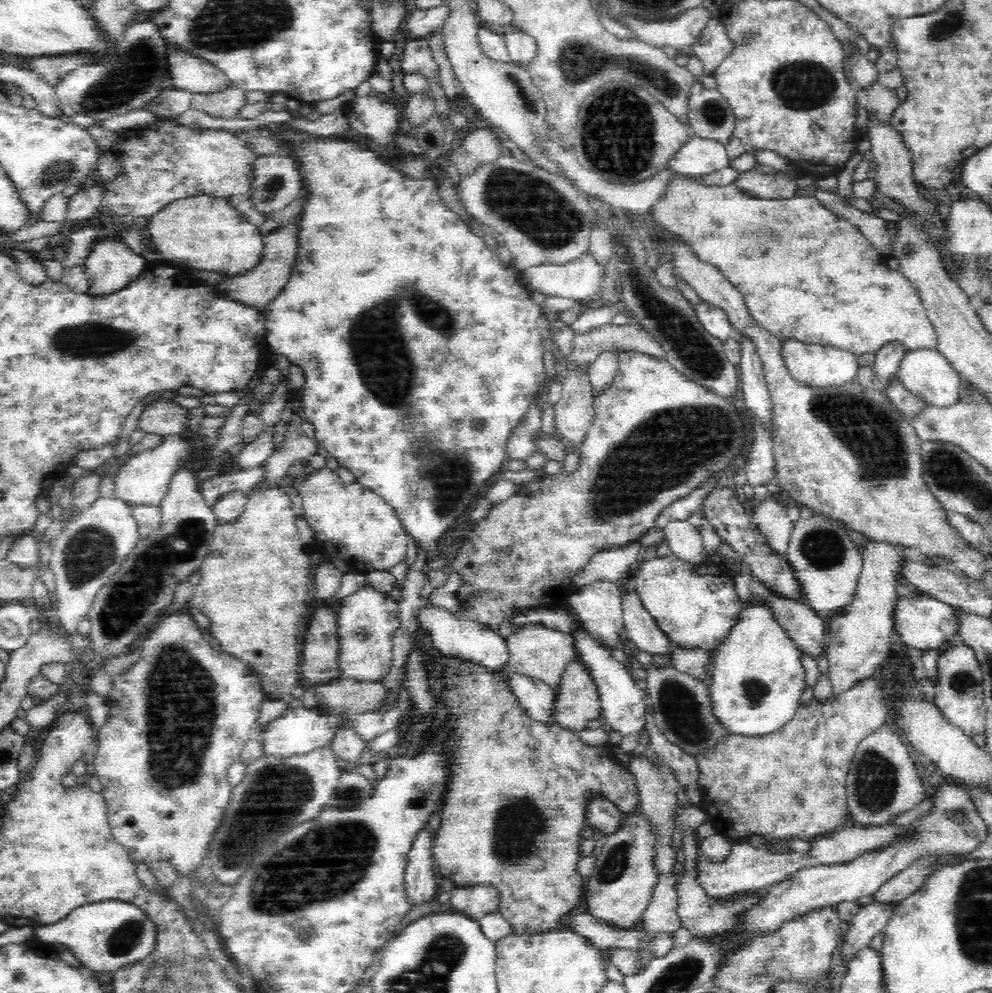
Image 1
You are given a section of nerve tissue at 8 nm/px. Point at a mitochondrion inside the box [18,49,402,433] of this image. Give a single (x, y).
(94, 340)

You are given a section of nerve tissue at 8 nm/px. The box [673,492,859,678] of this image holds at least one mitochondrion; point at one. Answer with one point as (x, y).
(824, 547)

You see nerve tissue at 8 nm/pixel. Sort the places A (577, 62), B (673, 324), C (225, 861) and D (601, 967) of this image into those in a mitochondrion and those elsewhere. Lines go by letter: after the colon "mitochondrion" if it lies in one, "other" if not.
A: mitochondrion
B: mitochondrion
C: mitochondrion
D: other

